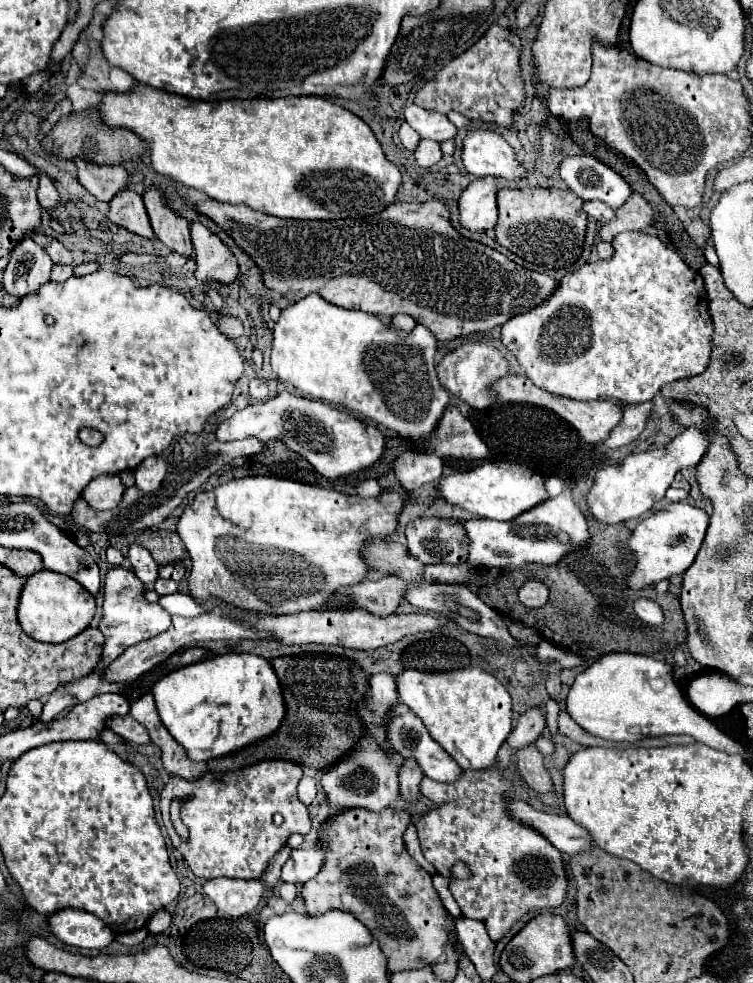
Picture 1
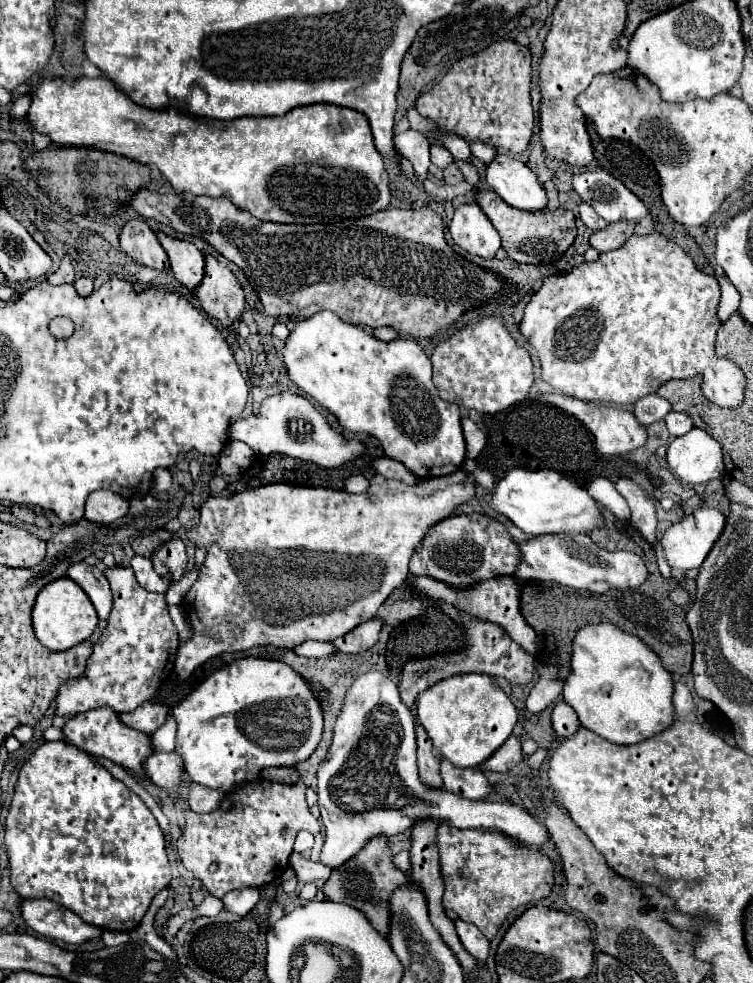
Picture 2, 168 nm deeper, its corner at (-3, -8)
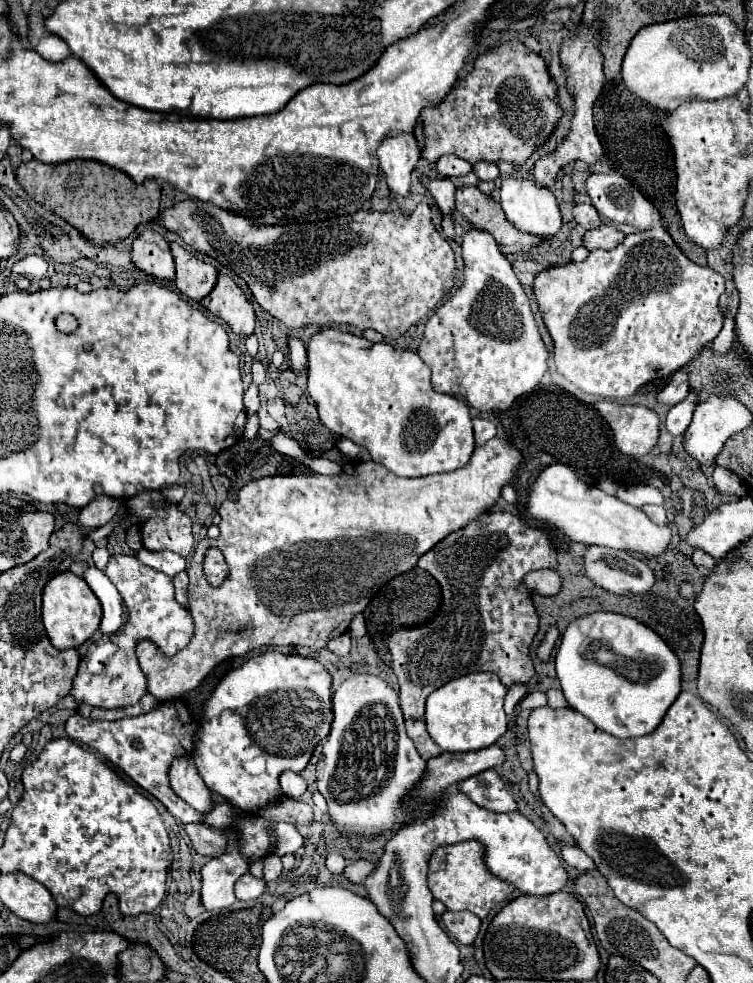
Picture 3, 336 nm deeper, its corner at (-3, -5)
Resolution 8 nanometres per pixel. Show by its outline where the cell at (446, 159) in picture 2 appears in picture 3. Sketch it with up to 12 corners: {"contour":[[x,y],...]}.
{"contour":[[441,156],[435,166],[443,176],[463,176],[471,164],[459,156]]}

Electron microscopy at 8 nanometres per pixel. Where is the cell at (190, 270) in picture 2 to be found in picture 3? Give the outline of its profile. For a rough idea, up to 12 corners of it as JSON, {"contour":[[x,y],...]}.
{"contour":[[171,242],[175,286],[197,302],[217,280],[215,266]]}

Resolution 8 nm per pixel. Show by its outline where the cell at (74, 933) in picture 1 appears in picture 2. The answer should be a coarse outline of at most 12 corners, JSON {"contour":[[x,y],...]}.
{"contour":[[23,899],[21,917],[35,933],[73,945],[97,939],[69,909]]}

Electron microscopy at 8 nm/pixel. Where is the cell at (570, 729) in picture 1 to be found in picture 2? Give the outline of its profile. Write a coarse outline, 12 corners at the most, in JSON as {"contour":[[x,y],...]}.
{"contour":[[565,701],[551,711],[557,737],[579,729],[579,719]]}

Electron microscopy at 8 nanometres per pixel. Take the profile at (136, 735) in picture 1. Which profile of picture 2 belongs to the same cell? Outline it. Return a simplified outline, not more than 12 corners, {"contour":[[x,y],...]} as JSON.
{"contour":[[169,709],[165,725],[151,735],[155,751],[173,751],[177,721]]}

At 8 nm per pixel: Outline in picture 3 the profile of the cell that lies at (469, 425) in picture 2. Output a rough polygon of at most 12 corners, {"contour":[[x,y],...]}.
{"contour":[[473,418],[475,444],[483,446],[495,438],[495,424]]}

